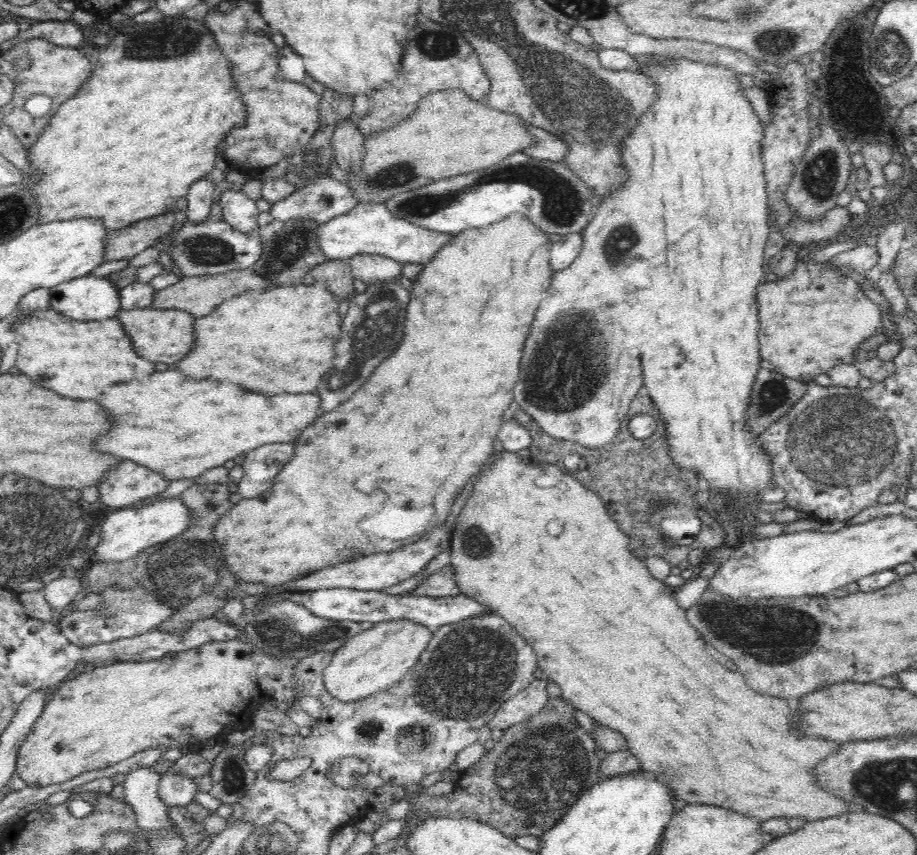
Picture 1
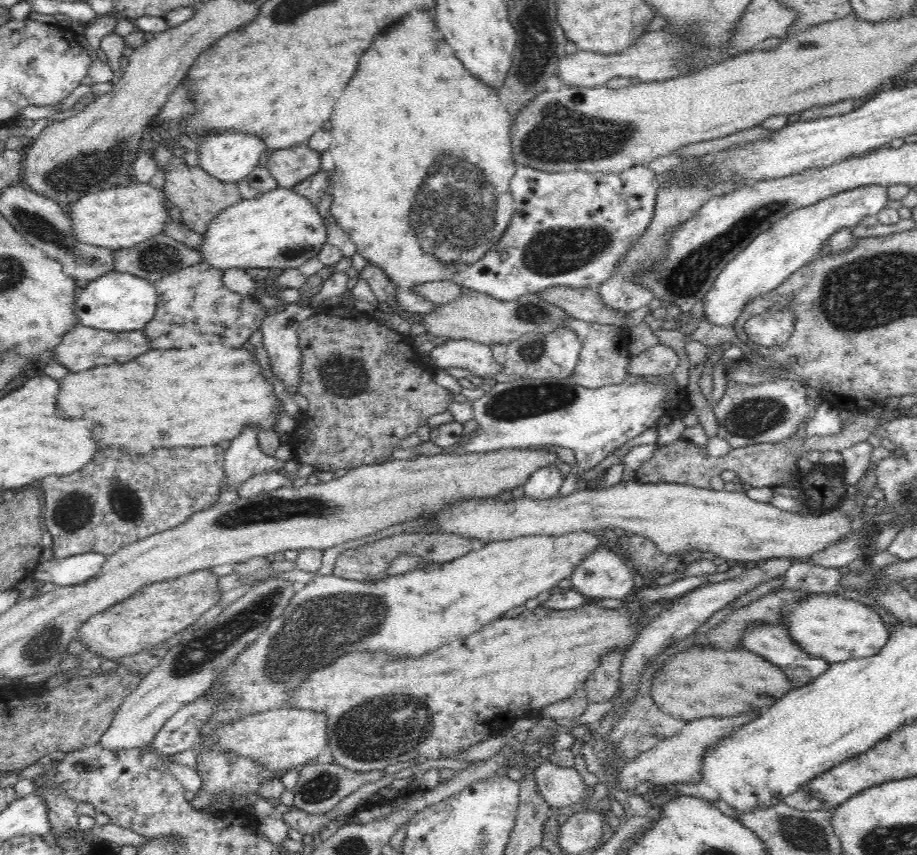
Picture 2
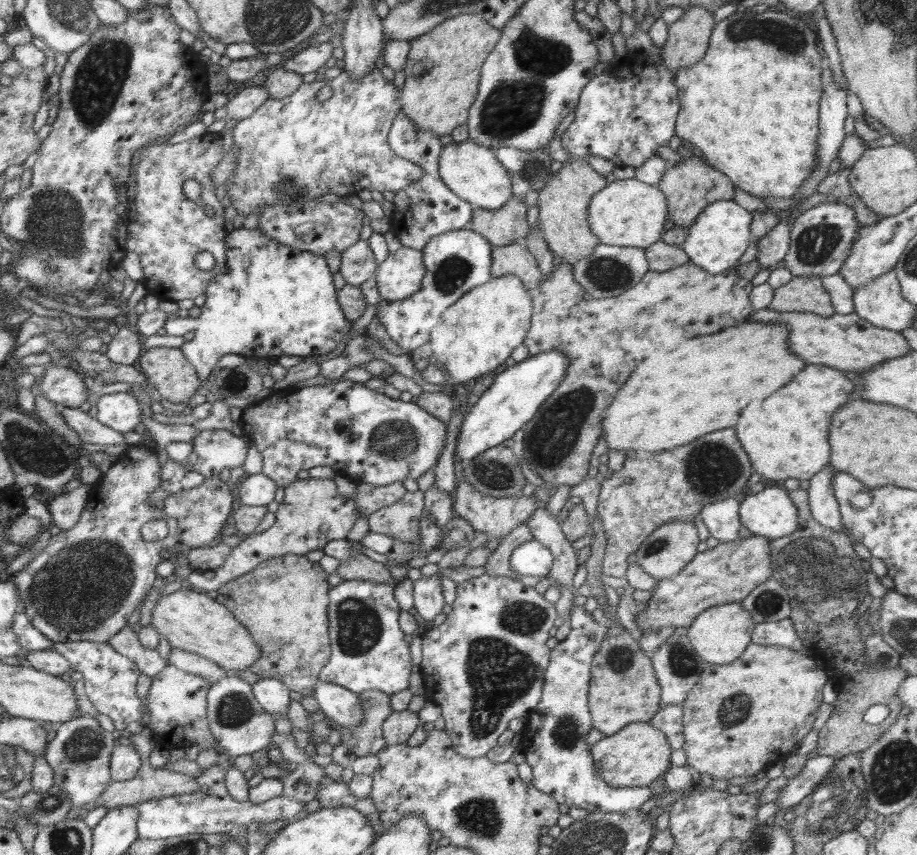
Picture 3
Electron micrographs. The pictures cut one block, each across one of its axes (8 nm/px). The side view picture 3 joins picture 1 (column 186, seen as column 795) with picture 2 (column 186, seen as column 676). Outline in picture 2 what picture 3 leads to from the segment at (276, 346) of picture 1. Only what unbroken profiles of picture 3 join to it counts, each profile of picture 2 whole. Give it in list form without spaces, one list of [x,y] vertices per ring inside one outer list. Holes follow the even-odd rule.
[[[207,344],[204,346],[202,348],[190,348],[190,350],[168,350],[168,352],[148,350],[146,354],[136,356],[136,360],[130,360],[126,364],[118,364],[118,366],[96,366],[94,370],[86,370],[86,372],[80,372],[80,374],[70,374],[64,380],[60,380],[58,412],[62,410],[70,418],[88,416],[92,420],[98,420],[98,424],[102,428],[100,434],[98,434],[98,440],[102,444],[112,446],[112,448],[122,448],[122,450],[128,450],[128,452],[134,452],[134,454],[146,454],[150,448],[180,448],[180,446],[194,448],[218,444],[222,440],[231,441],[241,432],[244,432],[244,428],[256,426],[256,424],[260,424],[270,416],[275,405],[272,385],[268,384],[266,378],[262,375],[262,370],[260,369],[256,355],[250,353],[244,347],[230,350],[230,348],[224,348],[224,345],[216,346],[216,344]]]

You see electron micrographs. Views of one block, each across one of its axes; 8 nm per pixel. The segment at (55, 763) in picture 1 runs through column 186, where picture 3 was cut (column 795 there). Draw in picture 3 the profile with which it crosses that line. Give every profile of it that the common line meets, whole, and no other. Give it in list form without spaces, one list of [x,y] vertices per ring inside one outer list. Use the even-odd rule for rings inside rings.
[[[752,643],[746,648],[745,652],[742,652],[742,655],[738,660],[734,660],[734,662],[730,662],[730,664],[706,664],[698,684],[688,692],[686,700],[681,704],[683,707],[682,731],[685,738],[682,749],[684,749],[684,752],[686,753],[688,766],[696,770],[696,772],[699,772],[700,775],[709,774],[713,779],[730,779],[735,778],[736,776],[754,776],[760,771],[765,772],[772,764],[786,760],[789,755],[797,751],[802,738],[813,730],[817,712],[819,711],[820,705],[823,703],[823,688],[827,680],[829,680],[829,678],[827,676],[826,668],[818,668],[814,656],[809,657],[804,653],[780,646],[765,646]]]

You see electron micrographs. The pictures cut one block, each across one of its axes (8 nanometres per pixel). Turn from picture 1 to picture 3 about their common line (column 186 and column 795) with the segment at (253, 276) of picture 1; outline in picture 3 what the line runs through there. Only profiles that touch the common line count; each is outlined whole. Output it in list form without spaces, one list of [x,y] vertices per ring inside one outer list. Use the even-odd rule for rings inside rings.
[[[820,277],[790,279],[773,290],[772,302],[767,307],[776,312],[813,312],[825,317],[836,313]]]

